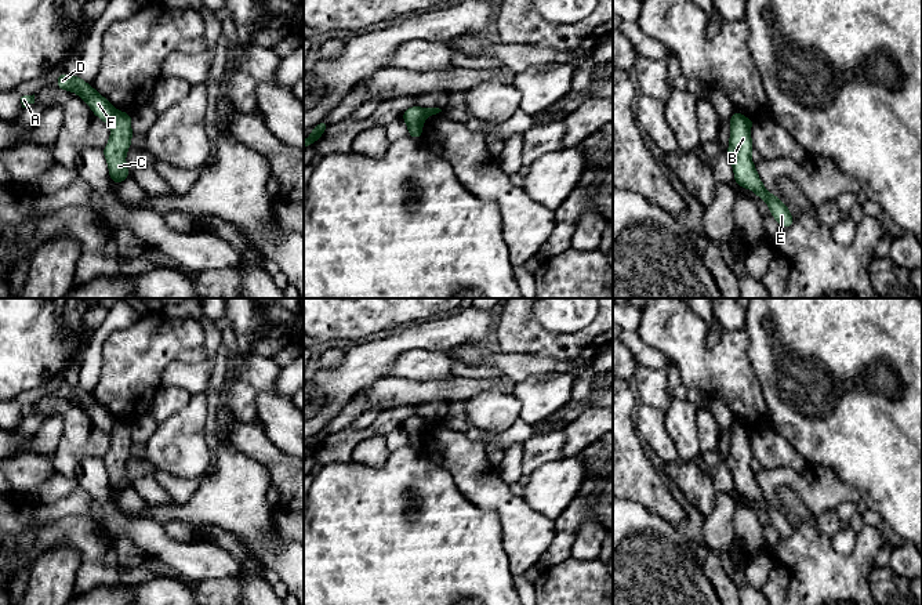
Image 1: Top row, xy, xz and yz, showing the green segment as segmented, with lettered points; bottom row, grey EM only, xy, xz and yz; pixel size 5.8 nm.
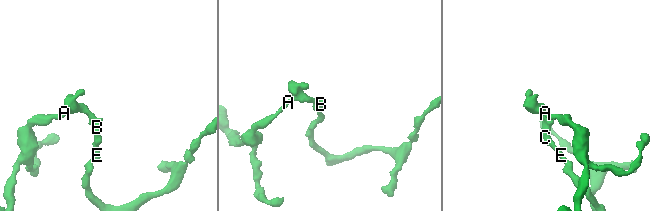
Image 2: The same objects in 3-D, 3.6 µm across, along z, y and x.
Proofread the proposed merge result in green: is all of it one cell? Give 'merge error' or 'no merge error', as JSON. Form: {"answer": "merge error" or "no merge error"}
{"answer": "merge error"}

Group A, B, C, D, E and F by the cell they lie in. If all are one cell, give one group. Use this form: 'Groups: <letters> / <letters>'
Groups: A D F / B C E

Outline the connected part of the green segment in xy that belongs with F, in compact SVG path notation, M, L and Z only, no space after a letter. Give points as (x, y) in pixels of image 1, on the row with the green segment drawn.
M61 73L55 83L58 88L65 91L75 91L81 99L84 99L95 116L98 116L105 123L110 123L116 109L112 104L99 95L94 87L90 87L80 76L72 77L68 73Z

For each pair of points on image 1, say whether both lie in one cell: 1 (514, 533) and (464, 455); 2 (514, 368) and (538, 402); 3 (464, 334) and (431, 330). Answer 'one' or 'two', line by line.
1: one
2: two
3: one

